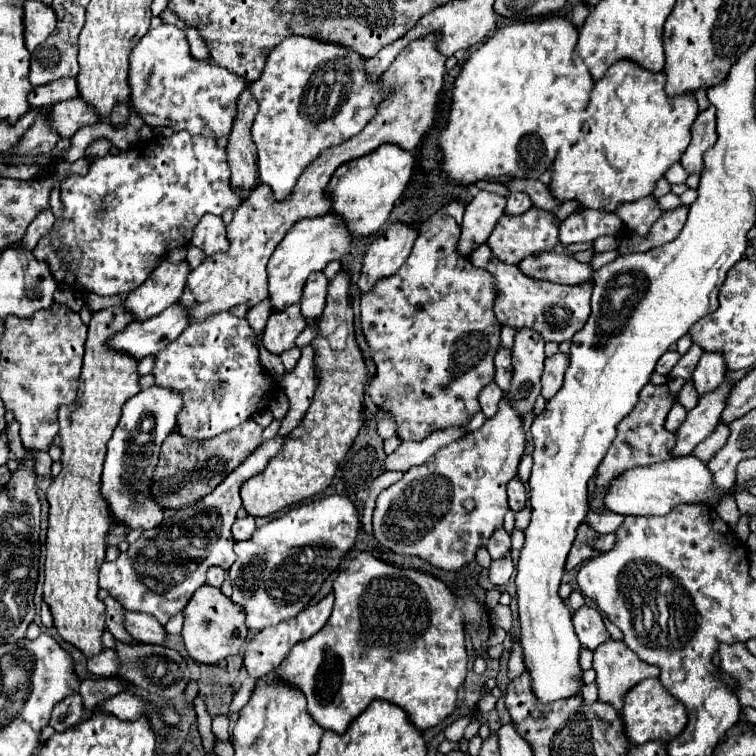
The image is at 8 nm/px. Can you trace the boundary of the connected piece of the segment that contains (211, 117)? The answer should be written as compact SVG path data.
M171 24L147 30L131 52L129 66L131 106L141 112L147 126L169 126L175 132L187 130L191 136L229 136L237 100L245 90L245 80L219 68L213 60L195 60L189 52L185 32Z

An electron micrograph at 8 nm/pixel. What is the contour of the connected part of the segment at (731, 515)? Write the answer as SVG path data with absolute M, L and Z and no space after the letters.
M725 497L716 506L718 515L729 524L730 527L735 528L740 519L740 512L734 497Z

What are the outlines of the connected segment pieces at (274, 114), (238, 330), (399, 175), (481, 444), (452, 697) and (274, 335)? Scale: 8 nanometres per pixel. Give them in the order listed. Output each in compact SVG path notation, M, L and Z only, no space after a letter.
M287 36L269 52L259 80L251 82L249 90L259 102L259 112L253 122L259 180L273 188L277 200L287 200L303 170L309 168L323 150L339 146L359 134L373 120L379 104L391 96L379 78L373 80L365 72L365 62L367 58L351 52L343 44L325 42L321 38L315 40L311 36Z
M217 312L201 322L191 322L189 328L177 340L167 344L167 348L163 348L163 352L157 354L153 368L155 384L175 388L183 394L185 404L183 404L183 412L179 414L179 430L177 430L179 434L187 438L205 440L209 436L217 436L225 430L239 426L255 412L265 410L271 404L277 392L277 380L263 368L259 360L259 346L255 340L257 334L247 320L235 318L229 312Z
M383 144L361 158L341 164L335 170L327 186L327 194L333 198L335 214L343 214L353 236L375 234L385 224L391 208L401 198L413 176L415 158L417 156L413 152L407 152L397 144Z
M503 396L503 400L499 402L499 412L497 412L493 418L489 418L479 430L469 432L467 438L457 440L457 442L449 444L447 448L439 450L439 454L431 456L425 464L413 466L411 470L407 470L407 472L403 474L403 478L401 478L397 484L389 486L387 490L383 490L383 492L377 496L377 504L375 504L375 512L373 512L373 534L375 534L375 538L377 538L383 546L391 548L391 550L397 552L397 554L413 554L413 556L419 556L419 558L423 558L423 560L429 560L431 564L435 564L435 566L439 566L439 568L445 568L445 570L459 570L463 564L467 564L467 562L471 562L471 560L475 558L475 550L477 550L479 546L487 544L487 540L491 538L491 534L495 532L495 528L501 528L501 526L503 526L503 516L505 516L505 512L507 512L507 508L509 508L509 506L507 506L507 492L505 492L505 486L507 486L507 482L517 474L517 466L519 466L519 460L521 460L523 452L525 452L523 418L519 416L517 408L511 406L511 400L509 400L507 396Z
M357 552L349 566L335 578L333 594L335 608L331 620L311 640L297 644L291 656L271 676L279 676L291 684L295 682L307 696L307 710L325 730L345 732L373 700L387 700L401 706L421 730L443 722L455 710L457 692L467 678L465 634L459 624L471 624L475 630L483 630L489 610L473 594L455 596L443 580L429 572L389 564L371 552Z
M299 302L287 306L285 310L273 310L265 326L263 346L273 354L281 354L295 346L295 340L305 326L307 322L301 314Z

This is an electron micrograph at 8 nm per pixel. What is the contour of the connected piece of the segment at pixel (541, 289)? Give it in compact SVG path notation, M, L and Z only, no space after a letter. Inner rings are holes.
M479 244L471 252L471 262L479 268L491 270L491 274L497 280L497 300L495 300L495 316L505 326L519 328L533 328L543 334L545 342L563 342L571 340L571 336L583 328L587 322L587 316L591 312L589 300L591 300L591 284L579 284L579 286L563 286L549 280L537 280L527 276L517 264L501 262L493 250L487 244Z

